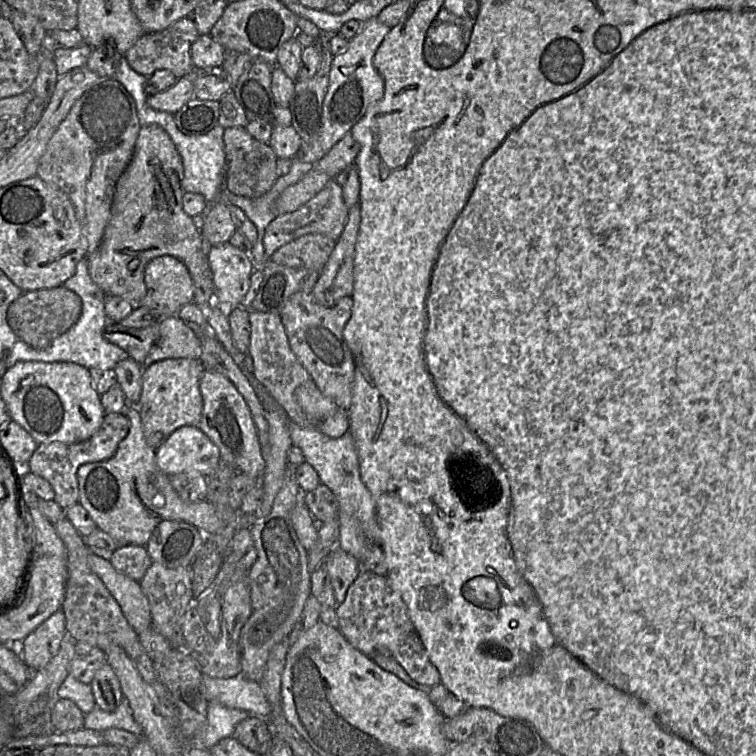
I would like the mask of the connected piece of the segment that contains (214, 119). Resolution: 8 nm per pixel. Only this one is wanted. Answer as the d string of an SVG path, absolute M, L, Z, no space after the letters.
M190 99L175 114L177 128L185 135L205 135L218 125L219 101Z

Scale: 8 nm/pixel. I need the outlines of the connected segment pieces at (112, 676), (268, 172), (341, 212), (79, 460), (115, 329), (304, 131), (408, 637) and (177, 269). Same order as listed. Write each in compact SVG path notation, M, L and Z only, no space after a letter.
M106 663L90 683L96 705L104 711L114 711L123 698L121 684L112 667Z
M238 126L224 129L223 143L226 159L224 191L247 198L257 198L269 191L279 177L278 157L269 144L256 140L245 127Z
M330 180L316 196L299 209L278 215L268 224L263 237L266 257L271 257L281 246L306 234L324 234L330 239L337 241L343 232L348 213L349 207L344 202L341 185L335 180Z
M108 413L99 430L85 441L74 444L40 443L30 457L28 467L32 473L41 476L51 484L55 494L54 501L66 510L79 499L78 468L82 464L105 461L114 456L119 443L127 436L129 428L130 421L124 413Z
M109 322L103 332L106 341L126 351L129 357L141 365L159 336L159 322L141 329L127 328L120 323Z
M317 28L316 38L313 39L319 56L319 67L312 78L302 81L295 80L294 94L288 107L292 116L291 126L306 144L312 144L313 141L316 141L321 131L323 100L328 90L331 63L334 57L329 47L329 38L332 35L324 33Z
M362 571L347 590L344 602L337 607L338 629L347 641L363 654L373 657L375 650L386 647L391 656L418 684L440 684L440 674L429 659L428 653L409 617L401 596L394 591L386 576Z
M163 255L151 260L145 267L144 282L146 294L141 306L150 308L161 317L175 316L188 303L193 302L194 286L186 266L177 258Z

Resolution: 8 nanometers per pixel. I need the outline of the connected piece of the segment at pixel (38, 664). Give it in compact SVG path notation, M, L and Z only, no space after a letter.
M60 609L21 641L25 664L32 671L43 668L58 653L67 635L65 615Z

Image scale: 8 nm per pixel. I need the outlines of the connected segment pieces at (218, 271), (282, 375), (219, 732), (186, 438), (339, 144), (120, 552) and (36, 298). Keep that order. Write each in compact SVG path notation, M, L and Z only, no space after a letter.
M224 243L209 246L207 260L214 284L214 302L225 309L238 307L247 294L253 271L249 254Z
M250 311L249 321L251 333L247 353L253 359L252 375L281 405L291 422L299 426L314 425L317 427L318 423L312 422L306 416L295 398L295 389L311 377L289 345L281 316L268 312Z
M216 701L208 702L202 746L210 749L221 739L231 737L236 725L250 716L245 710L230 708Z
M182 426L155 450L156 464L165 474L198 473L208 478L220 462L218 447L199 429L198 426Z
M349 131L332 146L324 157L317 163L313 163L313 169L324 172L331 178L335 178L354 162L359 151L360 145Z
M123 545L113 551L109 560L111 565L122 574L140 582L152 564L144 546Z
M63 285L24 293L13 301L7 311L7 321L13 331L28 345L35 349L45 349L79 319L82 311L82 300L73 291Z

